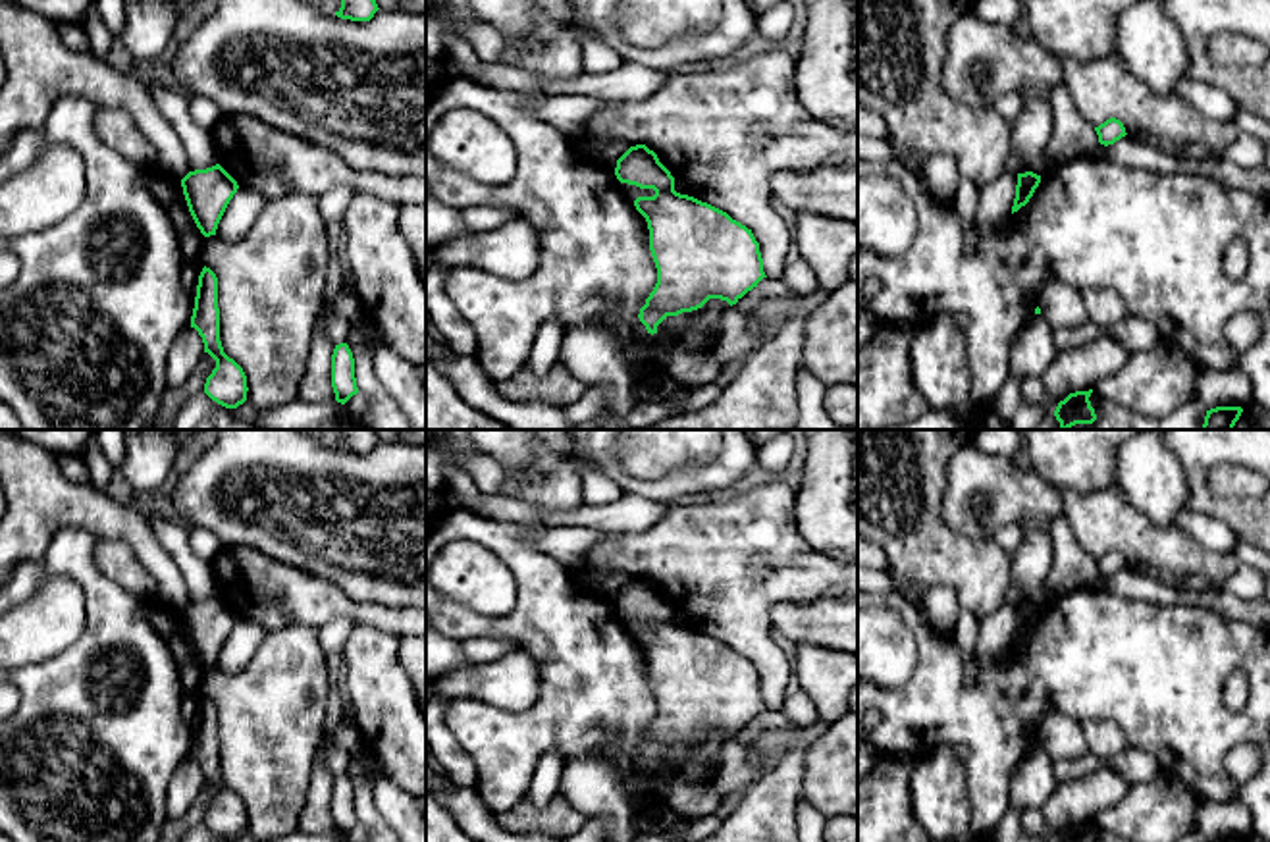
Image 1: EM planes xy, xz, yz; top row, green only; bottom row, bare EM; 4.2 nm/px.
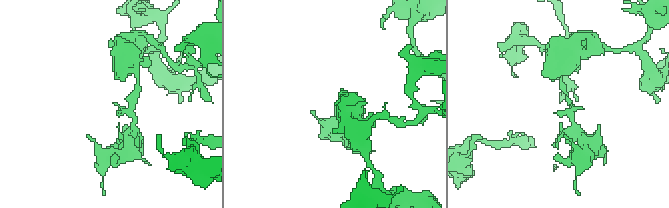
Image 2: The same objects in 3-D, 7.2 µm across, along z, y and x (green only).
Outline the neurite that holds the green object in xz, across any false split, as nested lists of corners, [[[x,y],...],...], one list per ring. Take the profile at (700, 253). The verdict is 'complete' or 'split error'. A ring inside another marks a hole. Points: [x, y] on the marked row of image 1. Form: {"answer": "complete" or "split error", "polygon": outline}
{"answer": "complete", "polygon": [[[646,145],[630,146],[619,160],[621,183],[653,189],[638,197],[636,210],[649,229],[657,283],[640,308],[648,333],[667,316],[701,308],[709,299],[736,304],[767,277],[752,229],[727,212],[675,191],[675,177]]]}

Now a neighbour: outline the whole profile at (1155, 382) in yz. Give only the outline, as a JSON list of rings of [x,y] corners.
[[[1160,341],[1131,353],[1124,368],[1095,385],[1095,391],[1143,416],[1162,416],[1195,401],[1197,368],[1176,345]]]

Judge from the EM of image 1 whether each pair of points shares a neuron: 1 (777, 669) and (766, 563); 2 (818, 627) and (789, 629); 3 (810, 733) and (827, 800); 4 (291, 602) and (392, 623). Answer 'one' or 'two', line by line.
1: one
2: one
3: two
4: one

